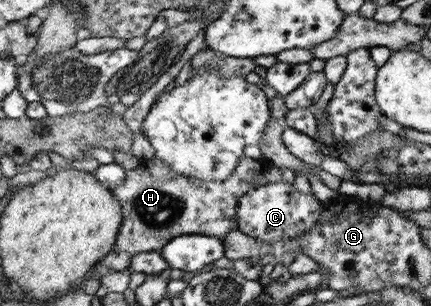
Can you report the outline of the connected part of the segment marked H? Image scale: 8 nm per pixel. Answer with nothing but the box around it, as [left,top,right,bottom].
[101,155,294,274]

